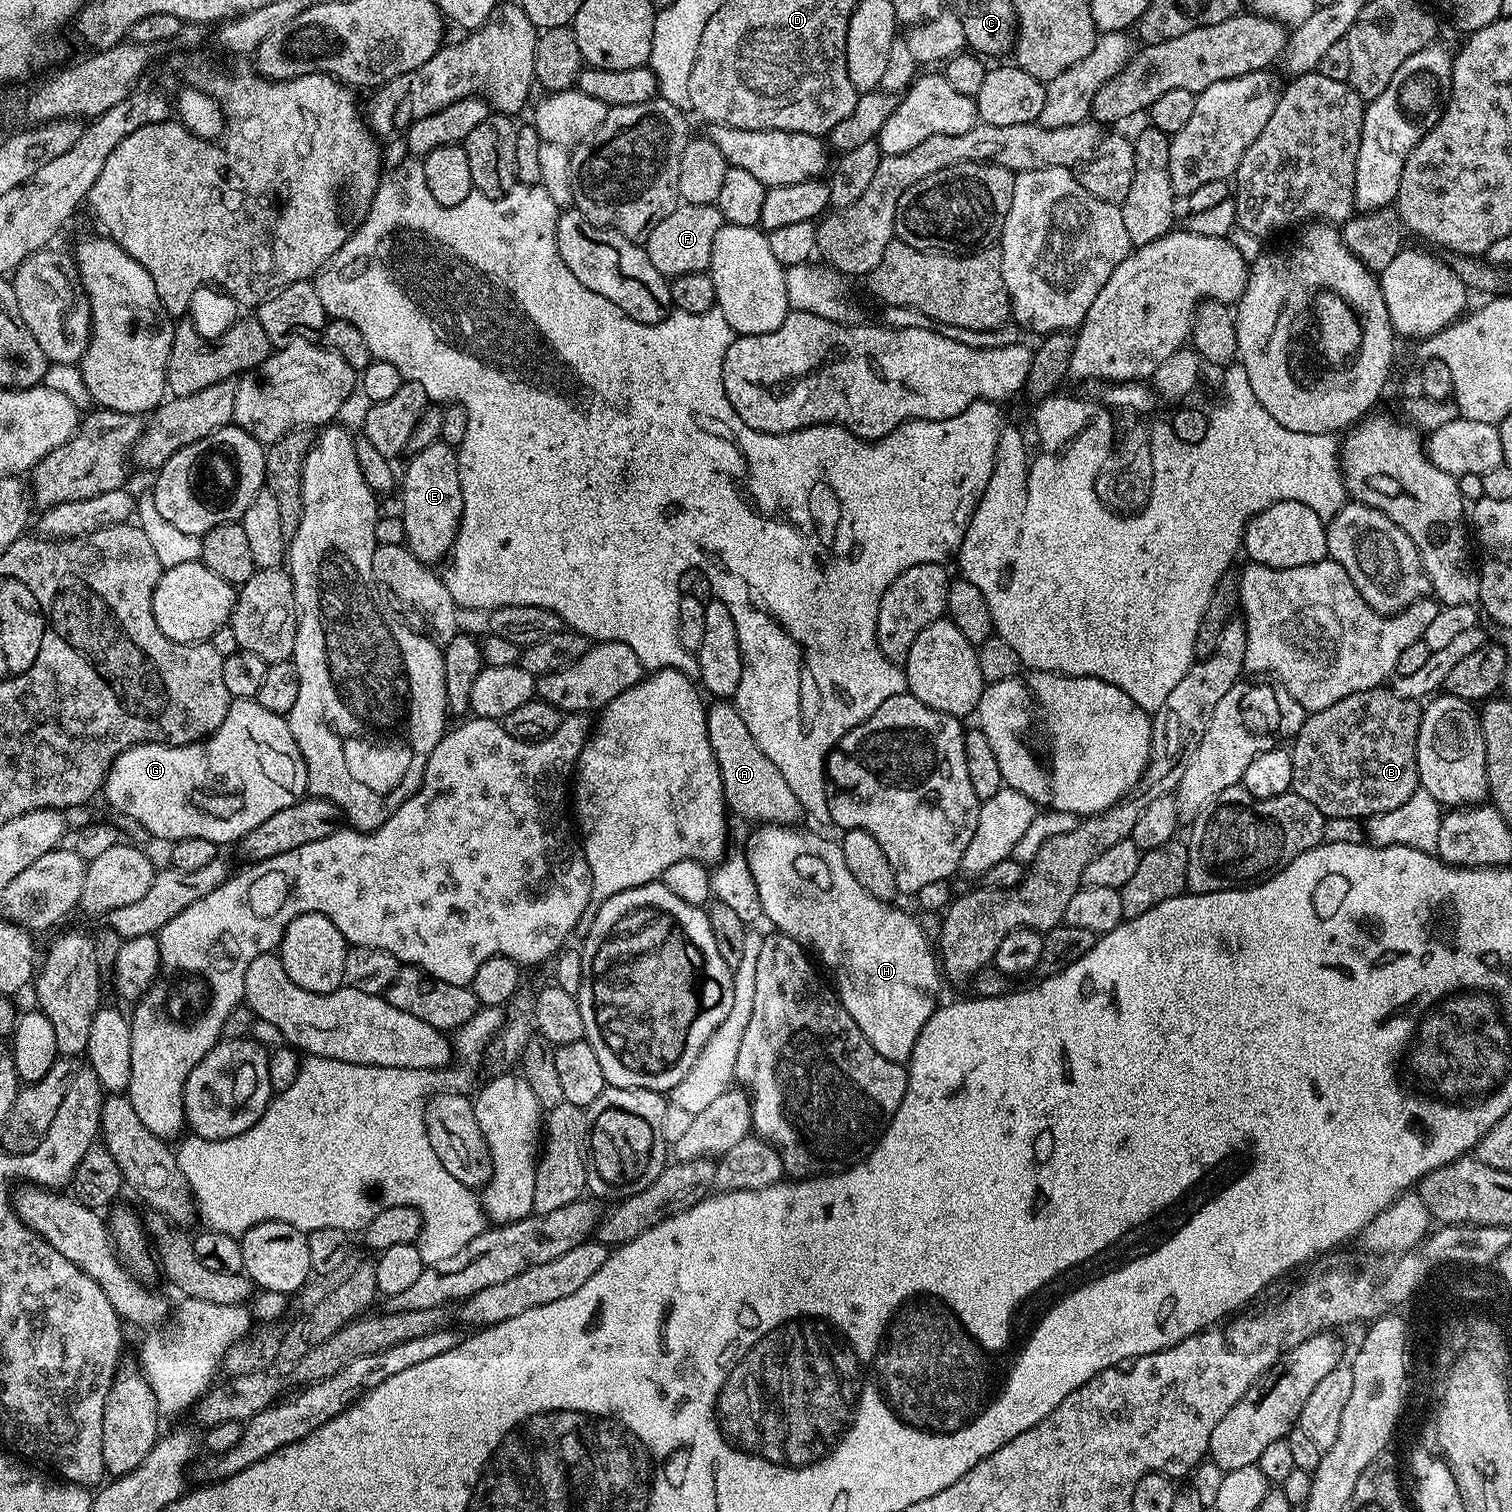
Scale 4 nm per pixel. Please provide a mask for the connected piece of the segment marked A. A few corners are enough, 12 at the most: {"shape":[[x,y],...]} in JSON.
{"shape":[[735,703],[707,705],[727,811],[756,826],[806,816]]}

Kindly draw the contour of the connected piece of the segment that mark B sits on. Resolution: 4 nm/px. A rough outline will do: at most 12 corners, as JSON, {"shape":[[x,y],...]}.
{"shape":[[1381,686],[1309,714],[1291,791],[1360,820],[1420,787],[1421,711]]}

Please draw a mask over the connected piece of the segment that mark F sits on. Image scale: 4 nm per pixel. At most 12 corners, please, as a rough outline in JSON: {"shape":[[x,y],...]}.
{"shape":[[679,204],[642,247],[666,278],[707,272],[715,204]]}

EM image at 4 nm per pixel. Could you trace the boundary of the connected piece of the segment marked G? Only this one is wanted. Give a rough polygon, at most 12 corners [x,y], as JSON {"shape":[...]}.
{"shape":[[233,700],[139,744],[102,796],[157,841],[224,846],[305,799],[287,719]]}

